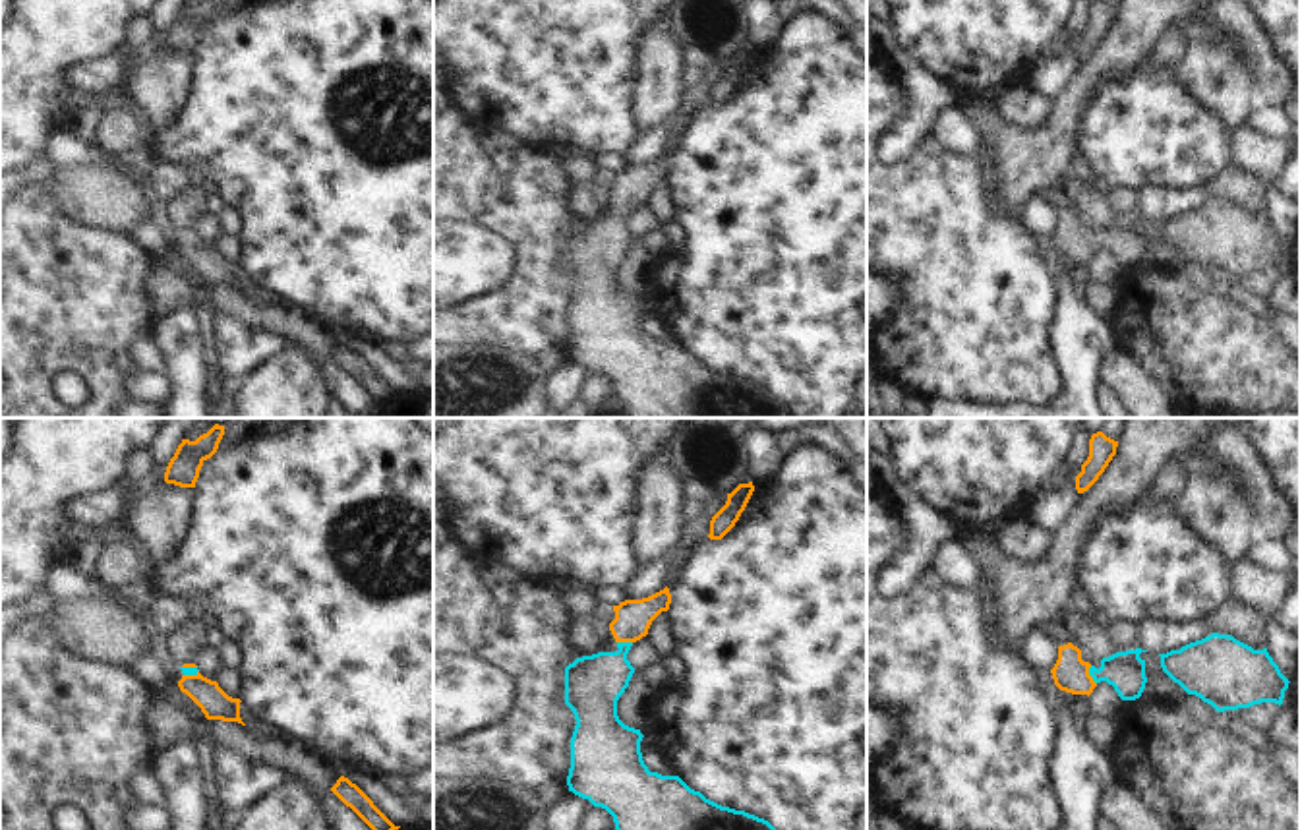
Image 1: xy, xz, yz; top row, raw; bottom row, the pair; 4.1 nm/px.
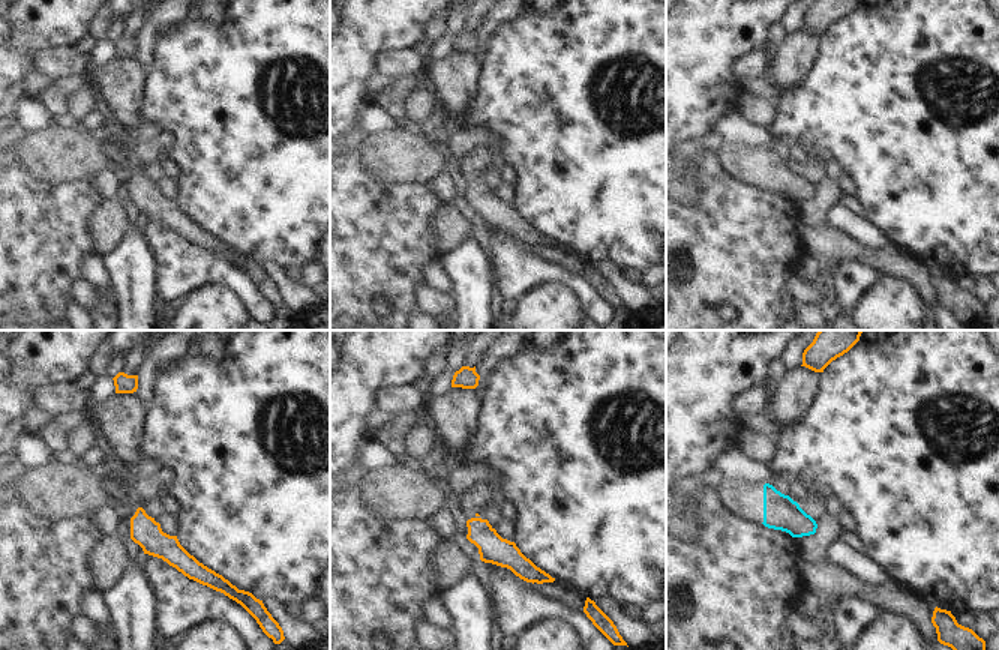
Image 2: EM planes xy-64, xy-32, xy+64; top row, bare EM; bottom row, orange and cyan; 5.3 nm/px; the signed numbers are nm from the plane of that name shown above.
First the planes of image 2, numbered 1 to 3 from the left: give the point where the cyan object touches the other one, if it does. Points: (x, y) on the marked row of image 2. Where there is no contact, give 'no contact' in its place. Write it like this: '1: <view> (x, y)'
1: no contact
2: no contact
3: no contact

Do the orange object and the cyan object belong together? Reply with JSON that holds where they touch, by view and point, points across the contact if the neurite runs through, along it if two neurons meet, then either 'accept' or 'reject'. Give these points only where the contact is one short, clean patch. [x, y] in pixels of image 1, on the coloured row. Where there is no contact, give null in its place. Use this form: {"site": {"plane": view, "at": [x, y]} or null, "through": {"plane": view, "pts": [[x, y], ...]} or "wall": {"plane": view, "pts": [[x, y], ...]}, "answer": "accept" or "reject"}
{"site": {"plane": "yz", "at": [1090, 676]}, "through": {"plane": "yz", "pts": [[1070, 674], [1090, 676], [1124, 670]]}, "answer": "accept"}

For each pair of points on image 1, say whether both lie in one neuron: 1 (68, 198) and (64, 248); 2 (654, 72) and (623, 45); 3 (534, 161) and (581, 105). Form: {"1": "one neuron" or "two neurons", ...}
{"1": "two neurons", "2": "two neurons", "3": "two neurons"}

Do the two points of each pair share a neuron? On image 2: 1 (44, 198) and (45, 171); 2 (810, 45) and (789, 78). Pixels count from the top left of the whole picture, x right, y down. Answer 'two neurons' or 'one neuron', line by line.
1: two neurons
2: one neuron

